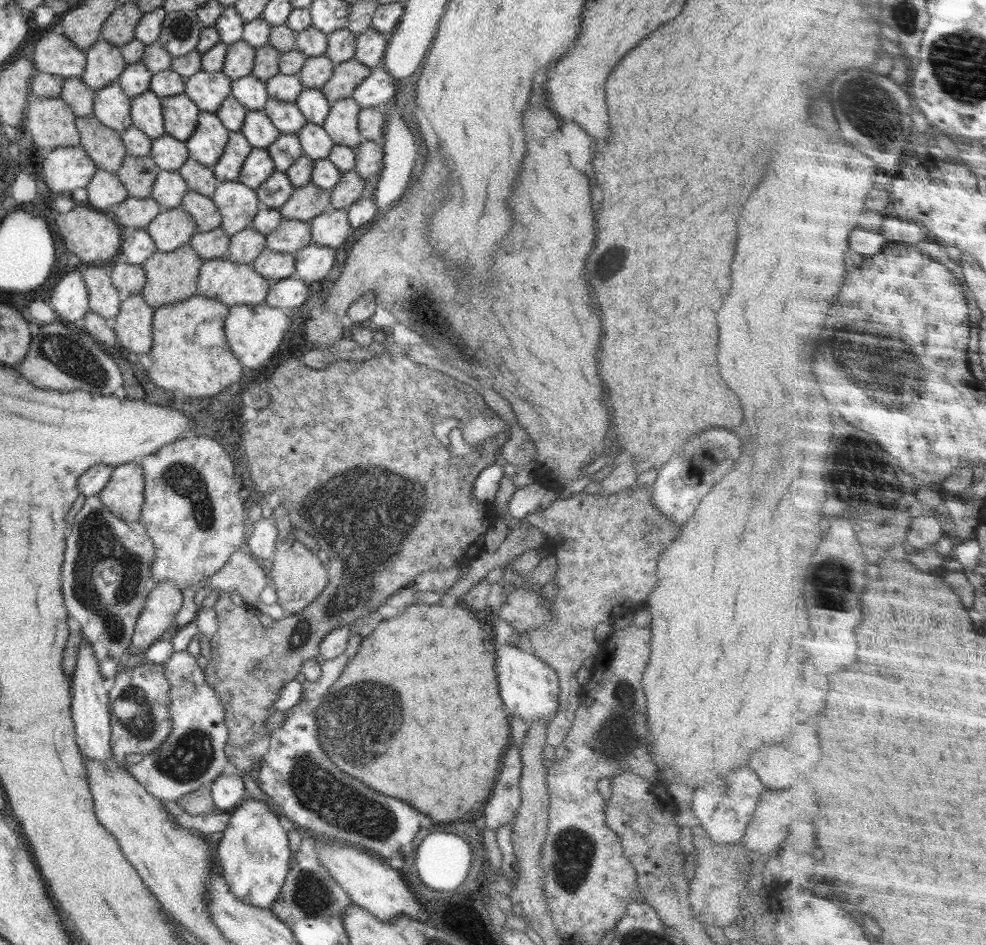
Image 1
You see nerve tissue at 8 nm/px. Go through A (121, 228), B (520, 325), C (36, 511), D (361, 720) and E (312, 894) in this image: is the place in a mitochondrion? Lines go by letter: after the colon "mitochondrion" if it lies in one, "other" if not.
A: other
B: other
C: other
D: mitochondrion
E: mitochondrion

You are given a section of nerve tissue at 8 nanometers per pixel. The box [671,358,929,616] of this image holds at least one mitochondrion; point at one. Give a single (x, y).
(875, 464)

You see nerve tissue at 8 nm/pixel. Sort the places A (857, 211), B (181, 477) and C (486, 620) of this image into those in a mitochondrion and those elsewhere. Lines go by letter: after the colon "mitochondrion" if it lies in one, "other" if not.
A: other
B: mitochondrion
C: other

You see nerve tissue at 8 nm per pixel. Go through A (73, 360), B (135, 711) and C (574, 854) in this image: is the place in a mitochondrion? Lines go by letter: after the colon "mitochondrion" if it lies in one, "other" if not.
A: mitochondrion
B: mitochondrion
C: mitochondrion

